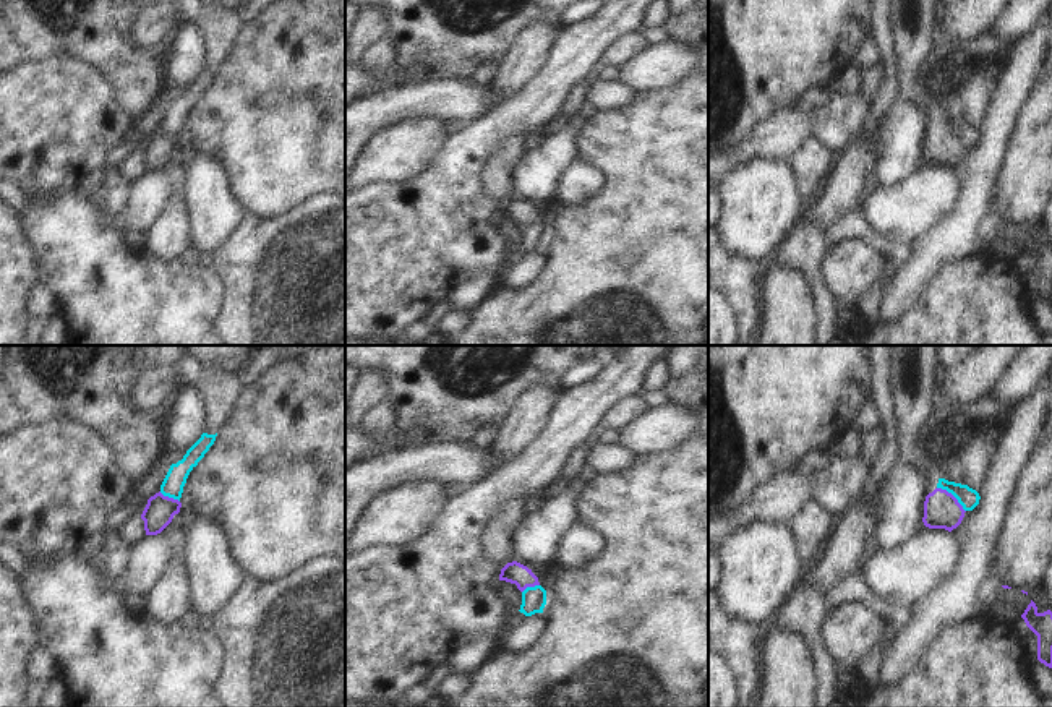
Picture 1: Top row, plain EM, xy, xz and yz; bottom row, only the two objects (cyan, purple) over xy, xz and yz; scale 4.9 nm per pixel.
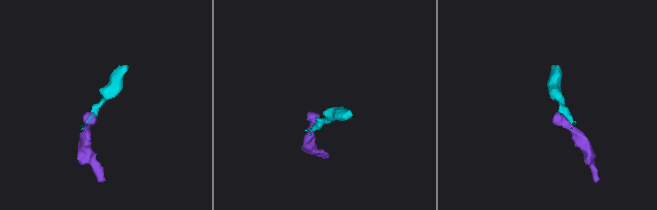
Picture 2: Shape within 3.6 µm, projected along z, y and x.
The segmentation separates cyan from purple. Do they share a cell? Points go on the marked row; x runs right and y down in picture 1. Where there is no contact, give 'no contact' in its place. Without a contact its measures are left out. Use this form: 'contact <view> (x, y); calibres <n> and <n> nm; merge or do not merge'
contact yz (953, 495); calibres 100 and 180 nm; do not merge

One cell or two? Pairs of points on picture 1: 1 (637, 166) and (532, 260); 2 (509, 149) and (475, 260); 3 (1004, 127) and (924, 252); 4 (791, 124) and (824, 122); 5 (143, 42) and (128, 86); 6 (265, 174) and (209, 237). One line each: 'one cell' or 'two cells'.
1: two cells
2: two cells
3: one cell
4: two cells
5: two cells
6: two cells

